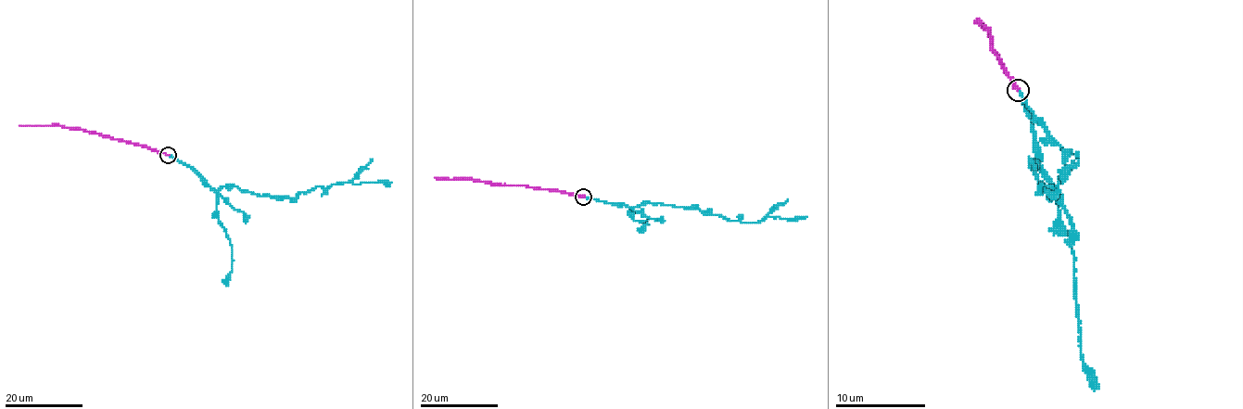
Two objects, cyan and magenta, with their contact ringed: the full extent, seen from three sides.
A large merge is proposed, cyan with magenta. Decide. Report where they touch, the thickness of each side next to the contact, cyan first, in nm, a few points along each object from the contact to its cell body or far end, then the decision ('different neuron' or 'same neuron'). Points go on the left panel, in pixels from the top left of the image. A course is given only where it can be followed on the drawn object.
place (168, 155); calibres 220 and 280 nm; course cyan (168, 155), (189, 165), (216, 189), (237, 185), (260, 196), (295, 198), (317, 186), (351, 182), (391, 183); course magenta (168, 154), (61, 126), (19, 125); different neuron

